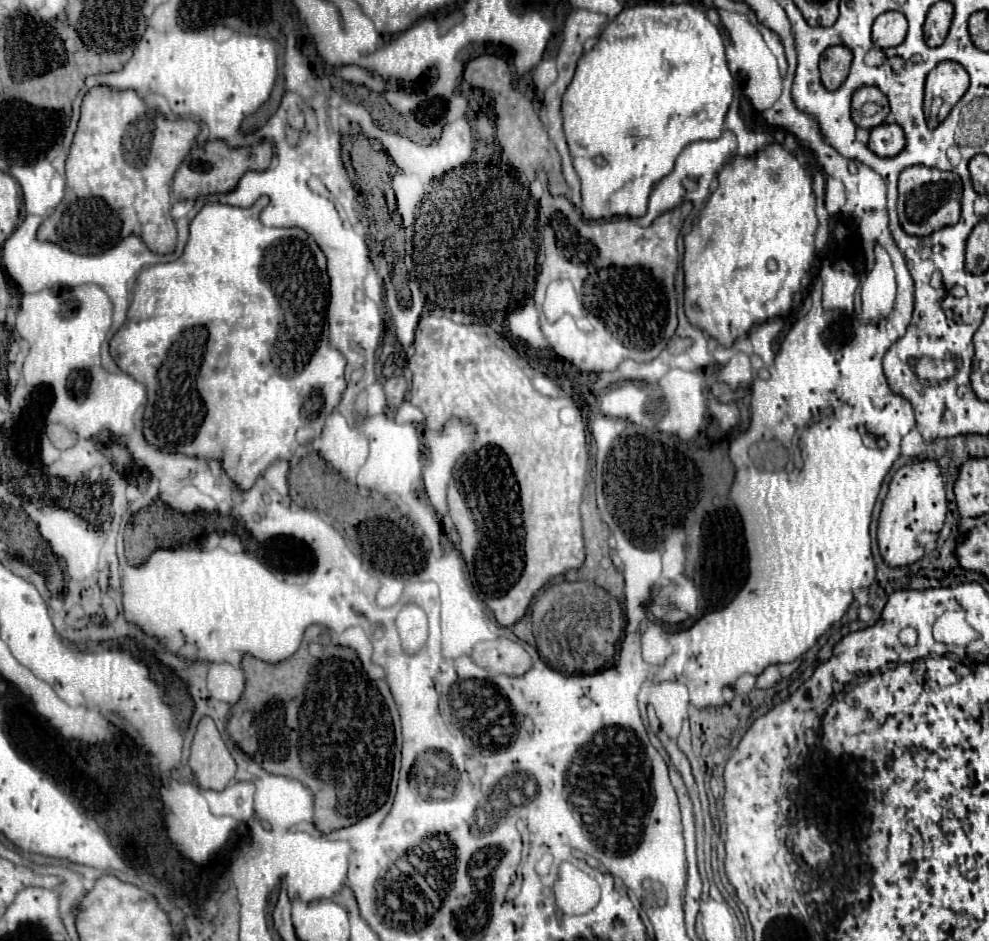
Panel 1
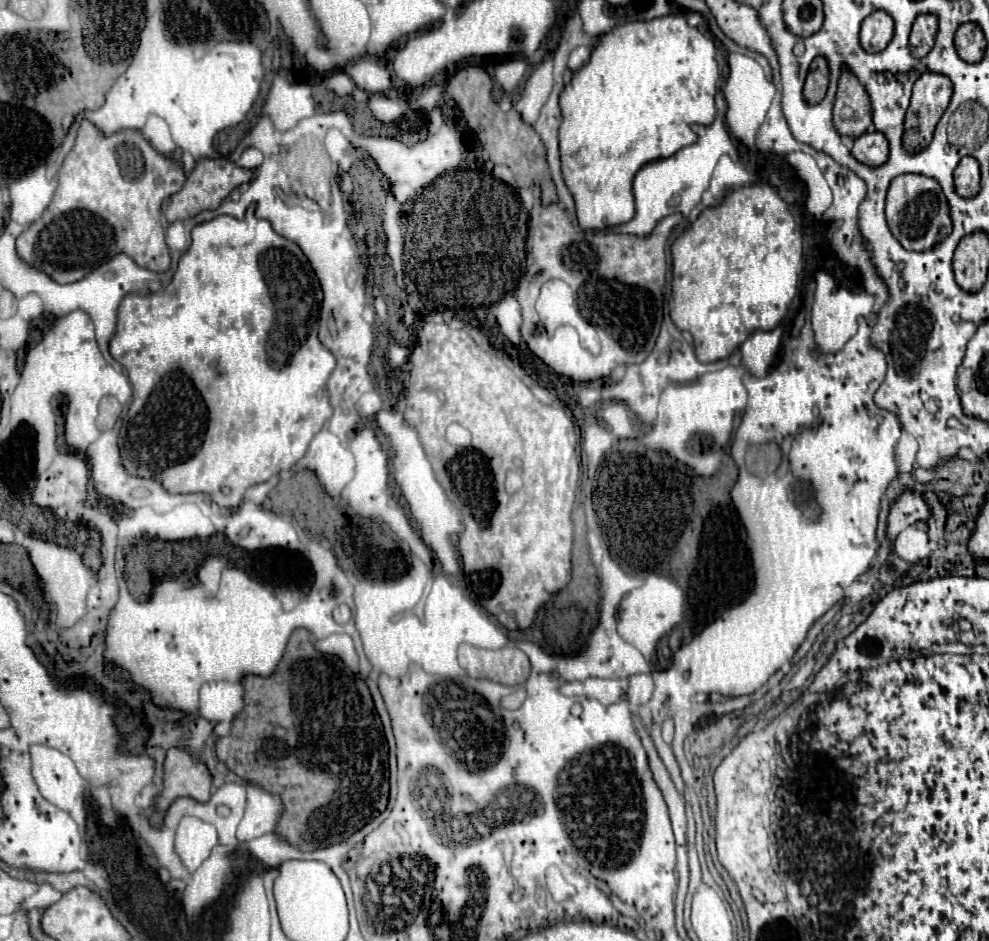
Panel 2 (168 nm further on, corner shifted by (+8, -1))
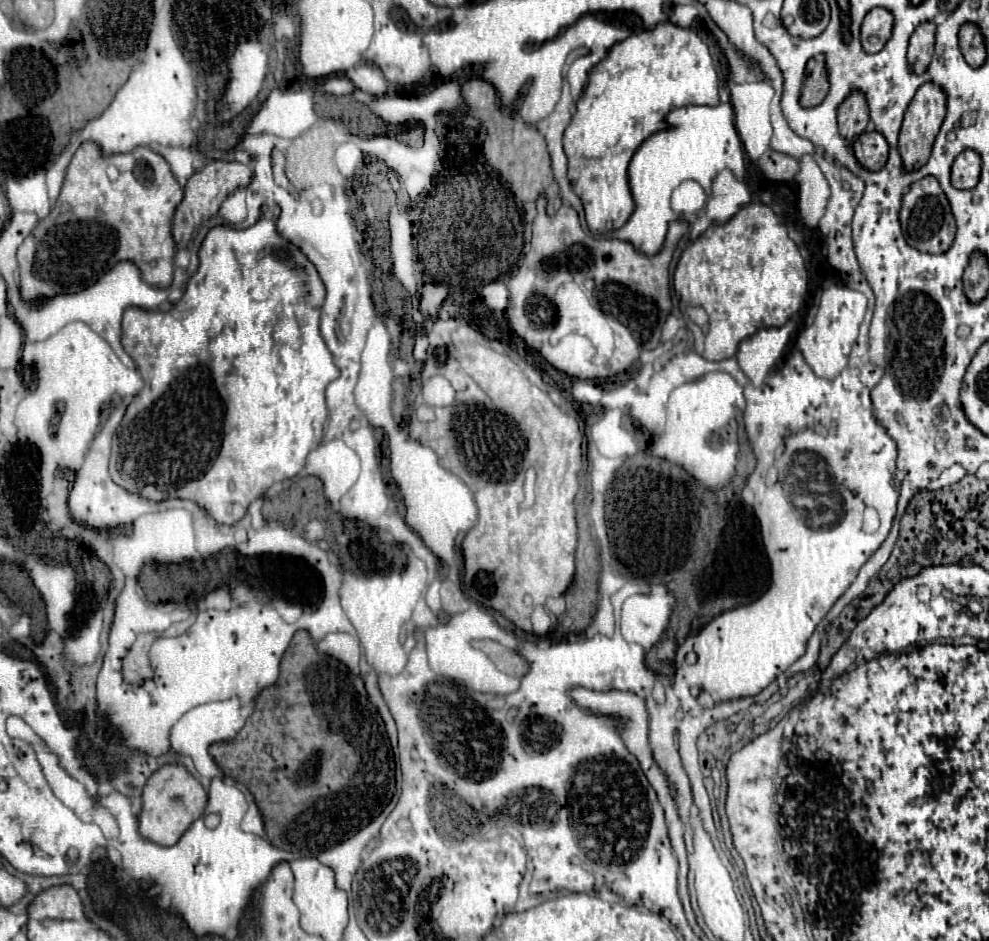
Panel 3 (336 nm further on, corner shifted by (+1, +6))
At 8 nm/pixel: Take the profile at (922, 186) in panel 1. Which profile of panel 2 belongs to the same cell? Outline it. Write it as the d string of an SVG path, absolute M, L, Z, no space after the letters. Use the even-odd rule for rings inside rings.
M902 174L892 180L886 196L886 218L894 238L906 250L928 250L952 232L950 206L942 186L934 178L922 174Z

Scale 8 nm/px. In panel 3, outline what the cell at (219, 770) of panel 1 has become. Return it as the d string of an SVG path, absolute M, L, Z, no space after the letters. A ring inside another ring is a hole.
M163 765L149 777L147 785L143 787L141 801L143 801L139 813L141 837L157 845L175 845L181 833L185 833L185 829L189 829L189 825L205 811L207 793L183 765Z

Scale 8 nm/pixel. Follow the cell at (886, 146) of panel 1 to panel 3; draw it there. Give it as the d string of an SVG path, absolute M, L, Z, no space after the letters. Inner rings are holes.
M877 131L861 133L853 141L853 153L861 167L865 167L869 171L879 171L887 163L889 145L887 145L885 137Z

